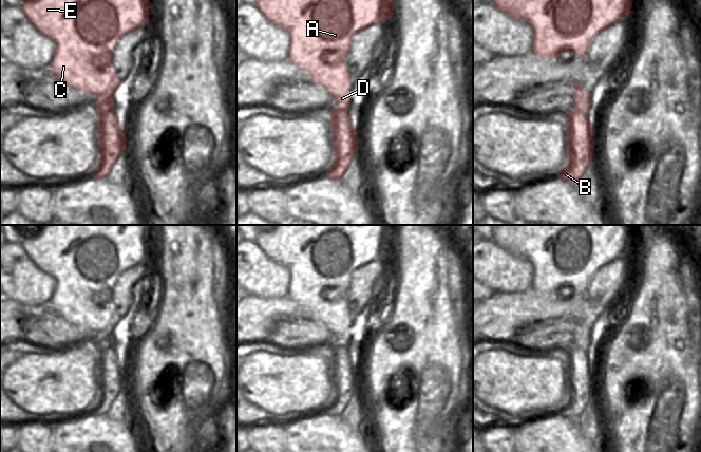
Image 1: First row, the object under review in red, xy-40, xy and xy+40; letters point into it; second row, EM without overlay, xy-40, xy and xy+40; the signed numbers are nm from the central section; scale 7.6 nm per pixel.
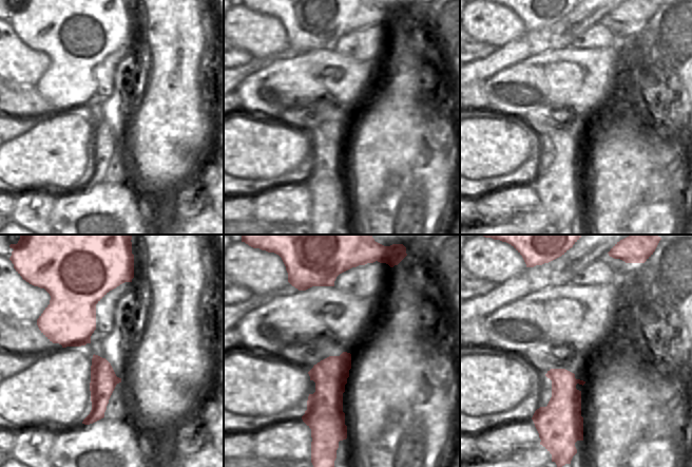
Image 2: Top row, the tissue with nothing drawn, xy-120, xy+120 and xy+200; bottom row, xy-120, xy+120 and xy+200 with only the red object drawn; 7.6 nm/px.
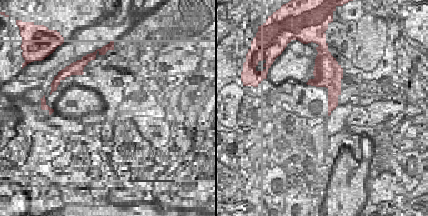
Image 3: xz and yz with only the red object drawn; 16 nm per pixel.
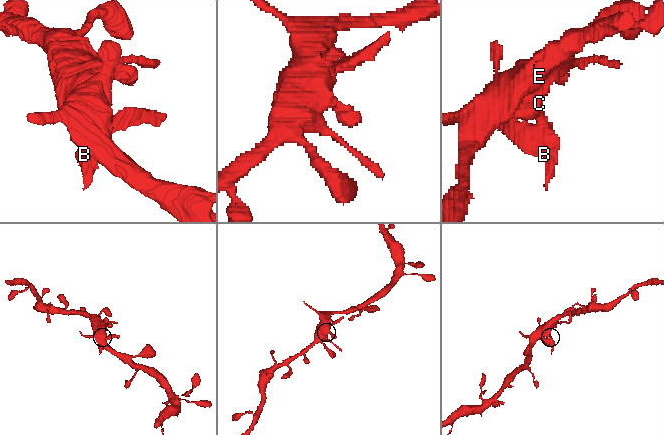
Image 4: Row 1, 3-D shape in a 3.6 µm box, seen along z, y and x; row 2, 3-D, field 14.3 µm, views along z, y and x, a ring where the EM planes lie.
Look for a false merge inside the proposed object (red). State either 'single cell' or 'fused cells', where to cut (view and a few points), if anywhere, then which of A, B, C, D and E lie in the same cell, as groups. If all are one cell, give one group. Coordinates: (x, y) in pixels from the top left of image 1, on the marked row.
fused cells | xy-40 (96, 107), (110, 110) | A C D E / B

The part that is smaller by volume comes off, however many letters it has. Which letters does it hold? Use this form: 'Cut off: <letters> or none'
Cut off: B

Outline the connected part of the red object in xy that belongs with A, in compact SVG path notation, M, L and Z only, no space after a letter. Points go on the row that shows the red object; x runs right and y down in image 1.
M257 0L265 18L290 35L288 59L309 73L310 84L323 87L337 102L337 110L349 107L349 74L343 61L352 37L359 31L394 17L394 0Z

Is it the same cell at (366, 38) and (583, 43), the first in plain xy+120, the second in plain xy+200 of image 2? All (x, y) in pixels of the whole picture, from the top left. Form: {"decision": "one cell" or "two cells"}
{"decision": "one cell"}

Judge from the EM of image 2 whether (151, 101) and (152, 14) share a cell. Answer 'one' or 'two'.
one

